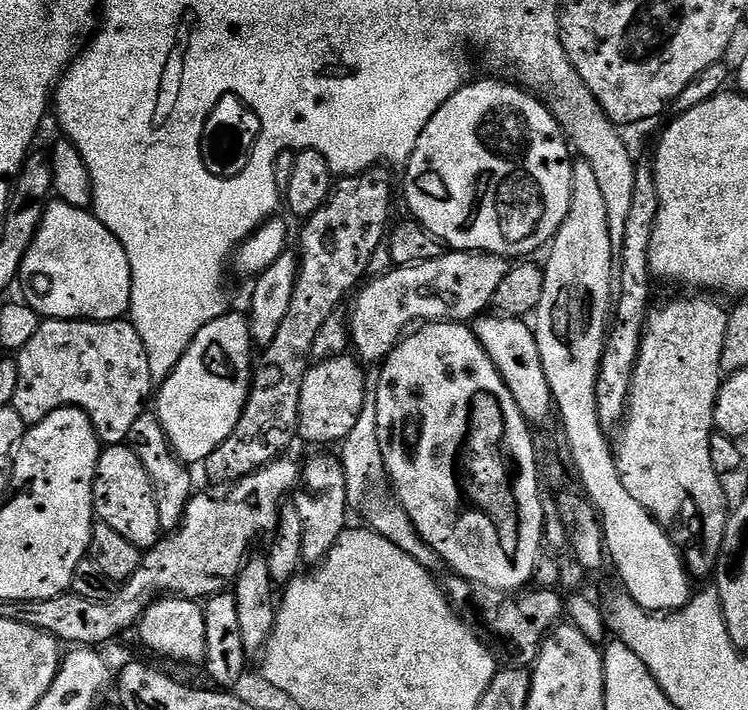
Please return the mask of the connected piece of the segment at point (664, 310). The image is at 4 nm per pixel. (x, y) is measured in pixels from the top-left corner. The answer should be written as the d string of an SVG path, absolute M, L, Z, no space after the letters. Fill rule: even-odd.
M684 294L681 300L668 300L665 304L658 303L649 311L644 326L643 340L639 348L639 356L633 370L632 389L629 391L627 415L624 417L622 427L619 429L620 441L615 441L614 451L618 474L622 478L622 486L635 500L645 508L650 515L662 526L662 530L672 540L672 545L682 553L684 567L693 577L711 577L716 570L718 554L722 550L722 534L728 521L730 503L724 497L725 481L714 470L714 462L710 462L710 442L714 435L714 406L718 398L718 390L722 383L720 363L722 362L722 342L726 338L728 325L728 312L716 300L707 300L704 294Z

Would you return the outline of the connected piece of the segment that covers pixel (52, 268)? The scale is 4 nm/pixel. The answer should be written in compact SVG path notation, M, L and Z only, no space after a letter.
M59 198L53 199L44 211L38 234L22 258L18 284L24 287L23 303L49 320L119 320L130 312L132 275L122 242L89 209L70 206Z

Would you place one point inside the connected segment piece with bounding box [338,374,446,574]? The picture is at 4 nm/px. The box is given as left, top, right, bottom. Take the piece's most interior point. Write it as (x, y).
(368, 490)

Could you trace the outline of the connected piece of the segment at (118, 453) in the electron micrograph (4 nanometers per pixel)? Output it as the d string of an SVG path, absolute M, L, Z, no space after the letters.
M127 443L109 444L101 451L92 487L92 511L99 523L110 526L110 530L118 530L126 542L134 542L141 550L153 548L161 539L162 514L158 510L150 474L146 474L146 466L138 462L138 454L134 454Z

